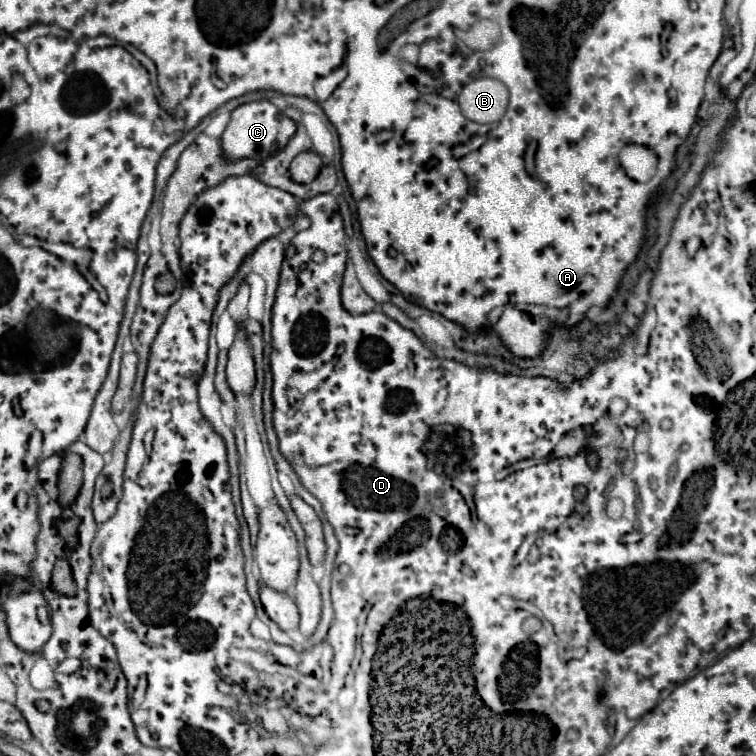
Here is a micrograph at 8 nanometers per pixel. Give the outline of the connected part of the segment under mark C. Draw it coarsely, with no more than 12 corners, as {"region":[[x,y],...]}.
{"region":[[269,100],[235,108],[223,154],[263,160],[291,140],[295,122]]}

